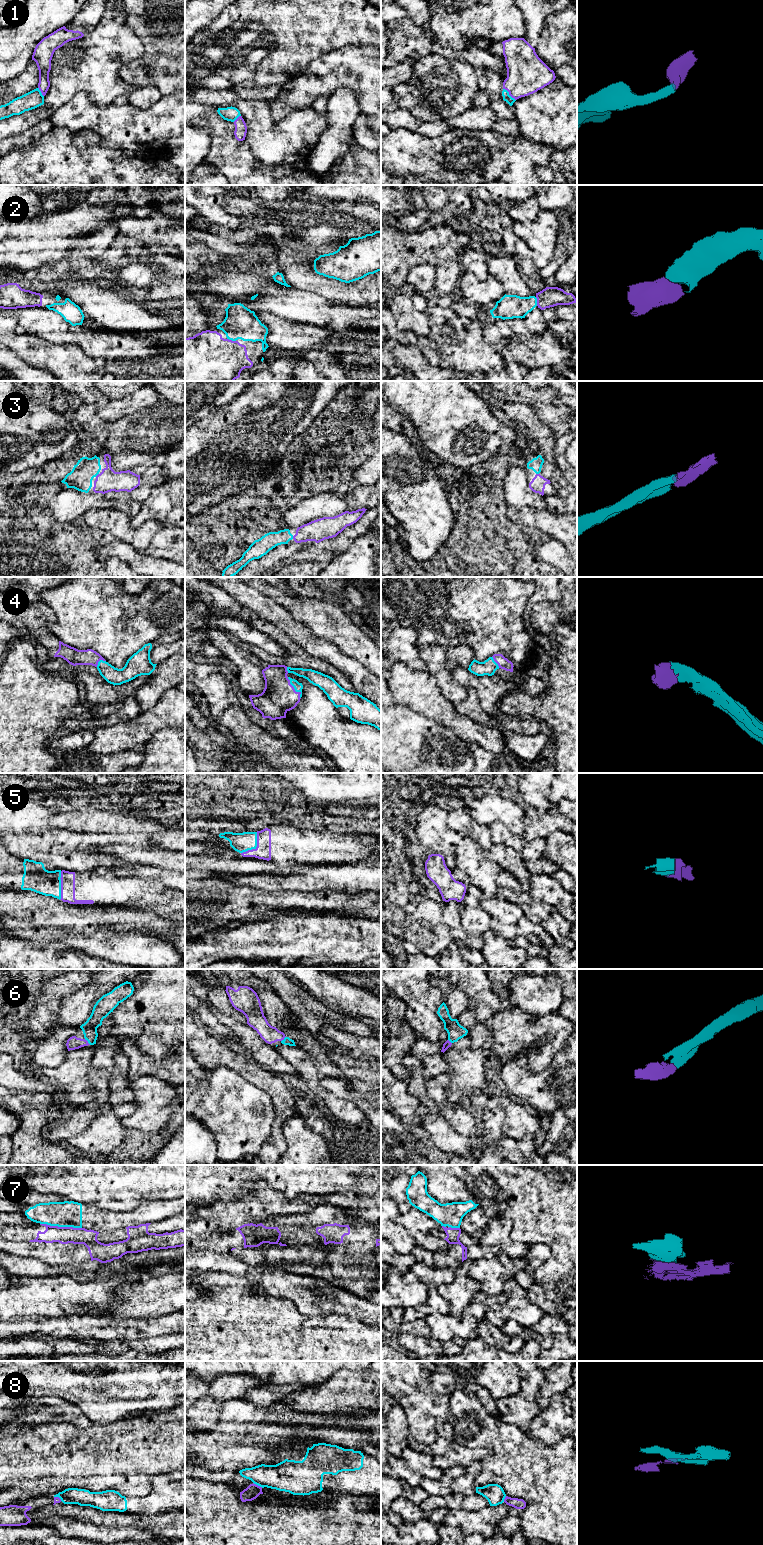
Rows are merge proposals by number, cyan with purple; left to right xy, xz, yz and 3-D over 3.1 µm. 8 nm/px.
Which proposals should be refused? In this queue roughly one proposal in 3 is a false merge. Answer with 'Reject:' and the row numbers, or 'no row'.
Reject: 7, 8

